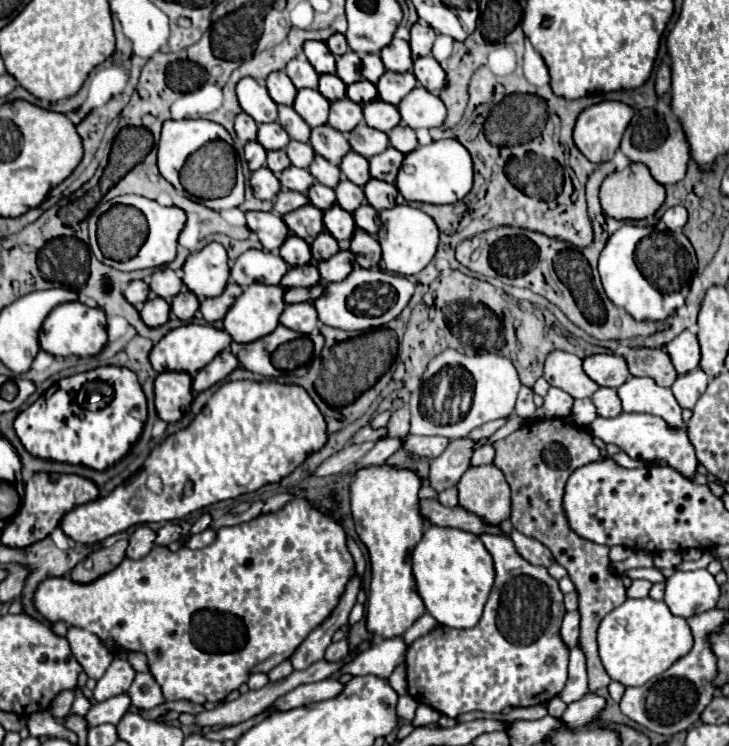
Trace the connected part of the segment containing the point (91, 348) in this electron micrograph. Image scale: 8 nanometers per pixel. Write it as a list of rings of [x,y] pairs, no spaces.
[[[82,302],[58,304],[44,320],[40,330],[40,348],[54,356],[96,356],[108,342],[106,314]]]

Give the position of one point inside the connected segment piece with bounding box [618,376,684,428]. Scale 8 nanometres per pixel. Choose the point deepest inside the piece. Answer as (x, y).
(637, 394)

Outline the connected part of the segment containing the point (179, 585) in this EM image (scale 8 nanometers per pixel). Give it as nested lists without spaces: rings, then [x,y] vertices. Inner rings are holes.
[[[294,498],[292,502],[288,502],[278,512],[260,514],[258,518],[254,518],[250,522],[244,522],[244,524],[238,524],[238,526],[230,526],[230,528],[220,528],[218,536],[216,536],[216,542],[206,546],[206,548],[202,548],[202,550],[190,550],[188,546],[182,546],[180,550],[170,552],[164,546],[154,546],[150,550],[150,554],[140,558],[140,560],[124,558],[112,572],[100,576],[100,580],[94,580],[92,584],[76,584],[74,580],[62,578],[62,576],[46,578],[34,590],[32,602],[34,602],[34,608],[52,624],[62,620],[62,622],[66,622],[66,626],[84,628],[84,630],[96,634],[102,642],[112,638],[114,652],[144,652],[148,656],[150,674],[160,684],[162,694],[164,694],[166,700],[188,700],[188,702],[194,702],[194,704],[204,704],[204,702],[220,702],[220,700],[224,700],[232,690],[238,690],[238,686],[244,684],[250,674],[254,674],[254,672],[270,672],[274,666],[278,666],[284,660],[288,660],[294,654],[294,650],[302,644],[302,640],[332,614],[332,610],[336,608],[340,596],[344,594],[346,582],[354,576],[354,572],[356,572],[354,570],[354,560],[352,560],[352,554],[346,548],[346,532],[340,526],[340,522],[336,522],[334,518],[324,516],[322,512],[318,512],[314,502]],[[204,610],[224,612],[224,614],[230,614],[230,616],[204,616]]]

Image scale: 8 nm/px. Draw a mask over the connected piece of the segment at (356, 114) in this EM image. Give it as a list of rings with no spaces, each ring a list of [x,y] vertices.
[[[342,98],[342,100],[332,102],[328,124],[332,128],[340,130],[342,134],[348,134],[350,130],[354,130],[362,122],[362,118],[364,118],[362,116],[362,106],[358,106],[356,102],[352,102],[348,98]]]

